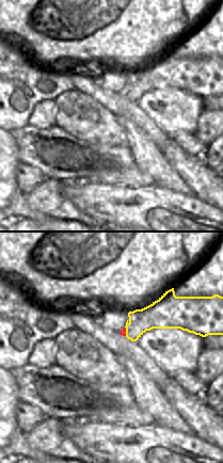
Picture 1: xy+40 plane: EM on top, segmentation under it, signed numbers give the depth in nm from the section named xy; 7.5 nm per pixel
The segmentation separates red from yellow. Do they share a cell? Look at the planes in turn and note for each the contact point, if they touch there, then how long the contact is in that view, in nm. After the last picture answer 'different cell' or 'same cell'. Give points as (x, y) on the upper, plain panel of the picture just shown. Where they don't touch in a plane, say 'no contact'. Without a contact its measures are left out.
(125, 92) | 70 nm

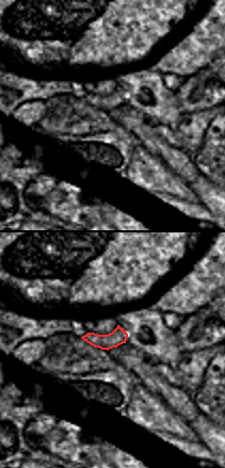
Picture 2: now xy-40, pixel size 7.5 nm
no contact

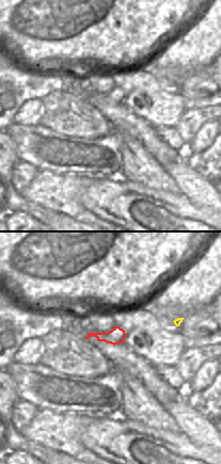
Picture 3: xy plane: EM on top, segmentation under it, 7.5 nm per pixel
no contact

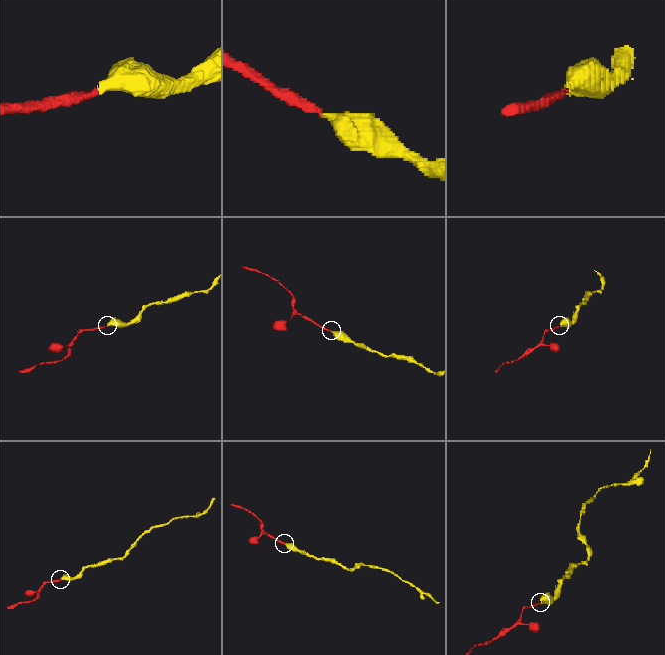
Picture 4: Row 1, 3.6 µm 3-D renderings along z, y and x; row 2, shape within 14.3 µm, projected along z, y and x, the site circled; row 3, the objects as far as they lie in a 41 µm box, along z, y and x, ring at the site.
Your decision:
same cell

